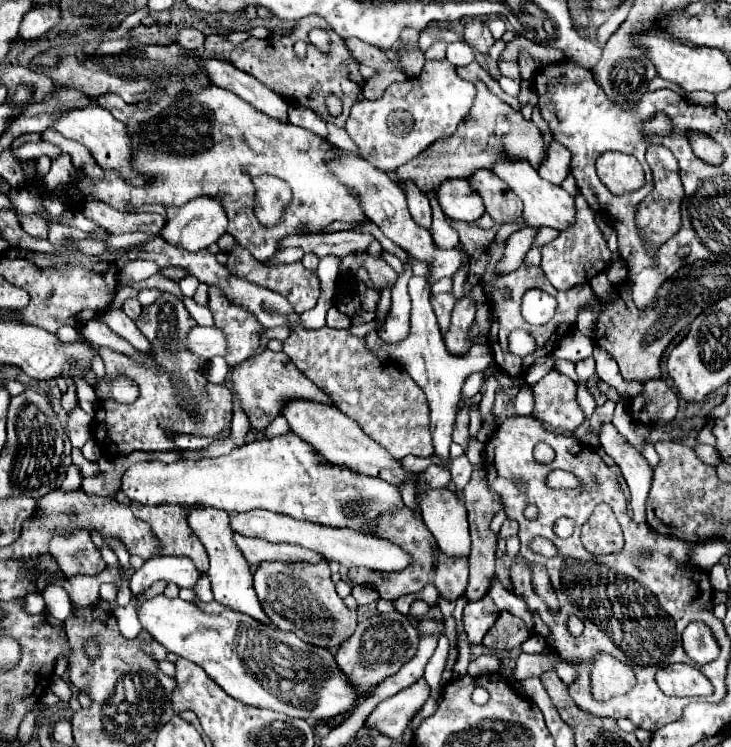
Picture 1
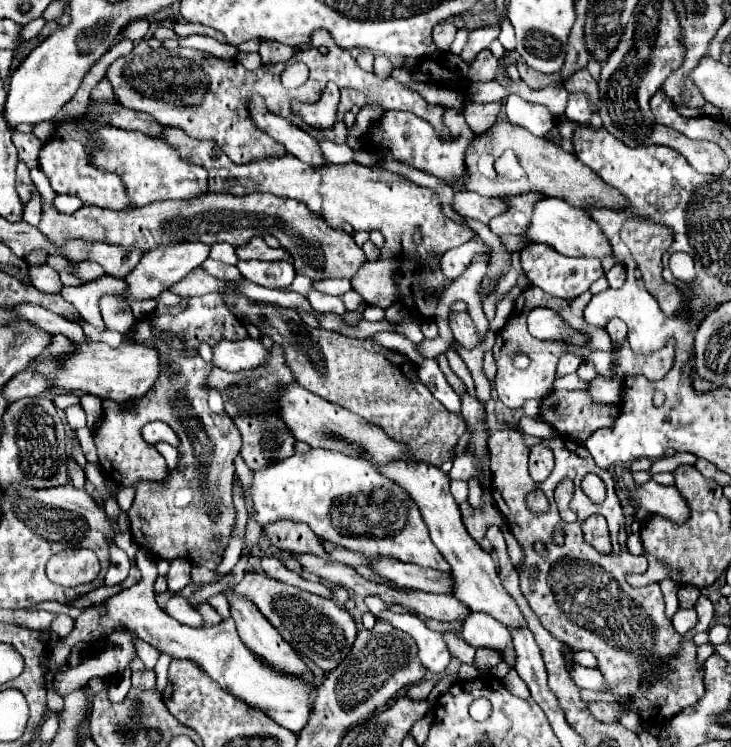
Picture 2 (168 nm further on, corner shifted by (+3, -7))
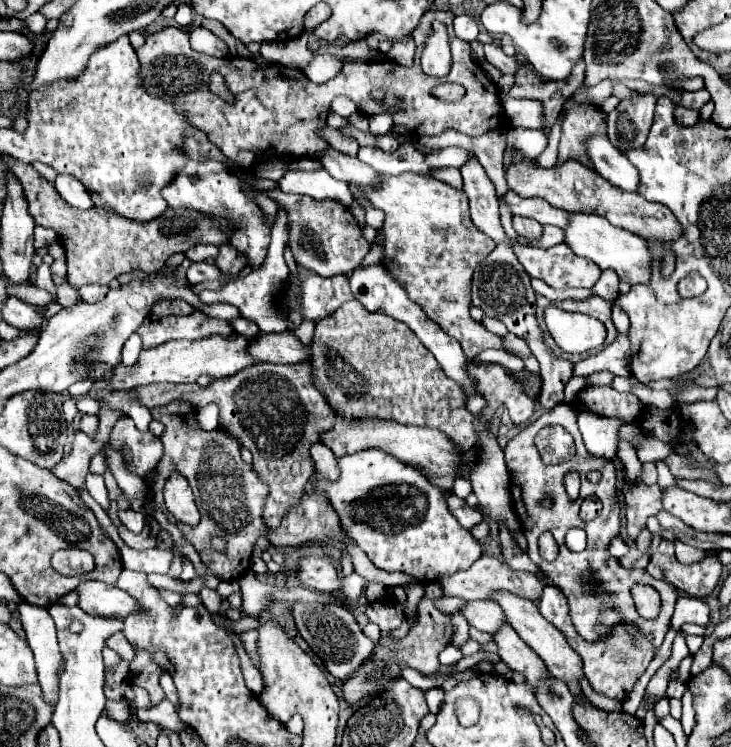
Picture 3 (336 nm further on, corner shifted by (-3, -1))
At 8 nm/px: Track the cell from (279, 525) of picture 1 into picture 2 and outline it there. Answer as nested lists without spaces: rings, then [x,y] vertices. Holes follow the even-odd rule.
[[[370,560],[370,564],[374,572],[380,572],[380,576],[404,588],[416,588],[434,594],[448,594],[454,588],[454,580],[448,574],[420,568],[418,564],[400,564],[400,560]]]

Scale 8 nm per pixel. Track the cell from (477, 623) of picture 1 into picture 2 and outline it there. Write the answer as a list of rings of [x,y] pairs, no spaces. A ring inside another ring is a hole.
[[[472,612],[466,622],[464,622],[464,630],[462,630],[462,638],[472,646],[472,648],[498,648],[504,654],[504,660],[514,666],[516,654],[512,648],[512,638],[508,628],[504,628],[504,624],[500,624],[496,618],[488,616],[486,612]]]

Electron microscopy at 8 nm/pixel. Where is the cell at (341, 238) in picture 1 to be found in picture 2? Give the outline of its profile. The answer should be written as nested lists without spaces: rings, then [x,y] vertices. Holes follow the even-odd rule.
[[[252,238],[248,244],[236,248],[240,260],[292,260],[284,248],[270,248],[262,238]]]

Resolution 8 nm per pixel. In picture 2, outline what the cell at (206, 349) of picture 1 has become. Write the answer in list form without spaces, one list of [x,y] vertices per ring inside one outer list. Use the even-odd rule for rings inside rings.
[[[220,340],[216,348],[212,348],[212,364],[226,370],[226,372],[238,372],[246,368],[256,368],[264,364],[268,358],[268,350],[262,346],[260,340]]]

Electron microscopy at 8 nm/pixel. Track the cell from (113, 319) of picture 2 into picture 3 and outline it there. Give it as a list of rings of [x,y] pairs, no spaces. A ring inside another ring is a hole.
[[[82,286],[82,288],[78,288],[78,298],[82,300],[82,302],[88,302],[88,304],[92,304],[92,302],[98,302],[98,300],[102,300],[104,298],[104,294],[108,292],[108,286]]]

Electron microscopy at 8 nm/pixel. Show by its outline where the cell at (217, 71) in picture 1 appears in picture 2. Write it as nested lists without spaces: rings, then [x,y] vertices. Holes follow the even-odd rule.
[[[252,96],[252,100],[248,100],[248,108],[252,108],[252,120],[256,120],[256,124],[260,124],[260,128],[264,128],[268,136],[284,144],[290,154],[314,166],[322,166],[326,162],[316,140],[302,128],[284,120],[282,116],[272,116],[272,112],[264,108],[264,100],[260,100],[260,96]]]

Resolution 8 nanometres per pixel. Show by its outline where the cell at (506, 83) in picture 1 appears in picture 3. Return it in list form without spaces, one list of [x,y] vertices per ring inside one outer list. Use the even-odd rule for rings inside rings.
[[[506,96],[504,110],[506,110],[506,116],[512,126],[524,126],[524,128],[542,128],[544,126],[542,104],[536,100]]]

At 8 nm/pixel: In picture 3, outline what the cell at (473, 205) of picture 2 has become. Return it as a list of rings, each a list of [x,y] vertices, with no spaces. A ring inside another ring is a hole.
[[[508,190],[504,200],[506,200],[508,208],[512,210],[512,214],[528,216],[528,218],[538,220],[540,224],[554,224],[558,228],[566,228],[568,226],[568,212],[550,206],[546,200],[522,198],[514,190]]]

